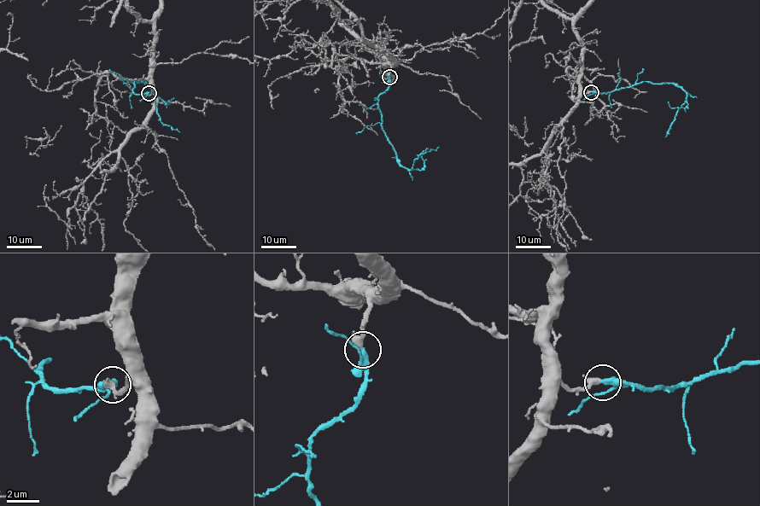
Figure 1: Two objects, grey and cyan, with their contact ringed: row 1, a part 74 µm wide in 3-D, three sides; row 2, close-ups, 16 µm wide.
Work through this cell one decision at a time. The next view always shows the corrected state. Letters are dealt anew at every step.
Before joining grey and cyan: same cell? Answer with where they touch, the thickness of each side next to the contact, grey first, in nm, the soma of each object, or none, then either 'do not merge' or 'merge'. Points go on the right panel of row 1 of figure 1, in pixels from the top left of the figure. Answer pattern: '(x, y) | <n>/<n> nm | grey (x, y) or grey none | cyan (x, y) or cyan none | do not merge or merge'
(591, 92) | 320/280 nm | grey none | cyan none | merge

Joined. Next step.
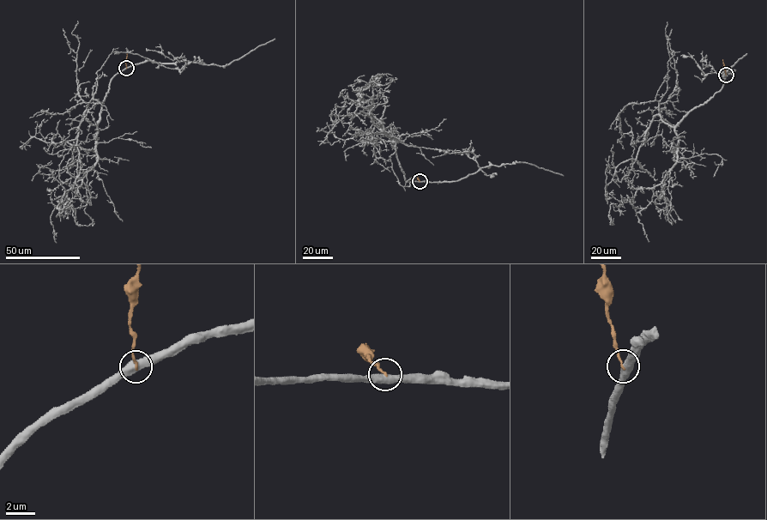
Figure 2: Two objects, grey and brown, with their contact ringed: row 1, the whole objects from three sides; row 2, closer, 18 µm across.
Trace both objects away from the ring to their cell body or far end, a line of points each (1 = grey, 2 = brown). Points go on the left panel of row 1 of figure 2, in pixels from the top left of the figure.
1: (126, 68), (111, 79), (102, 102), (95, 164), (57, 207), (72, 205), (78, 224), (87, 226), (90, 218)
2: (126, 68), (127, 53)

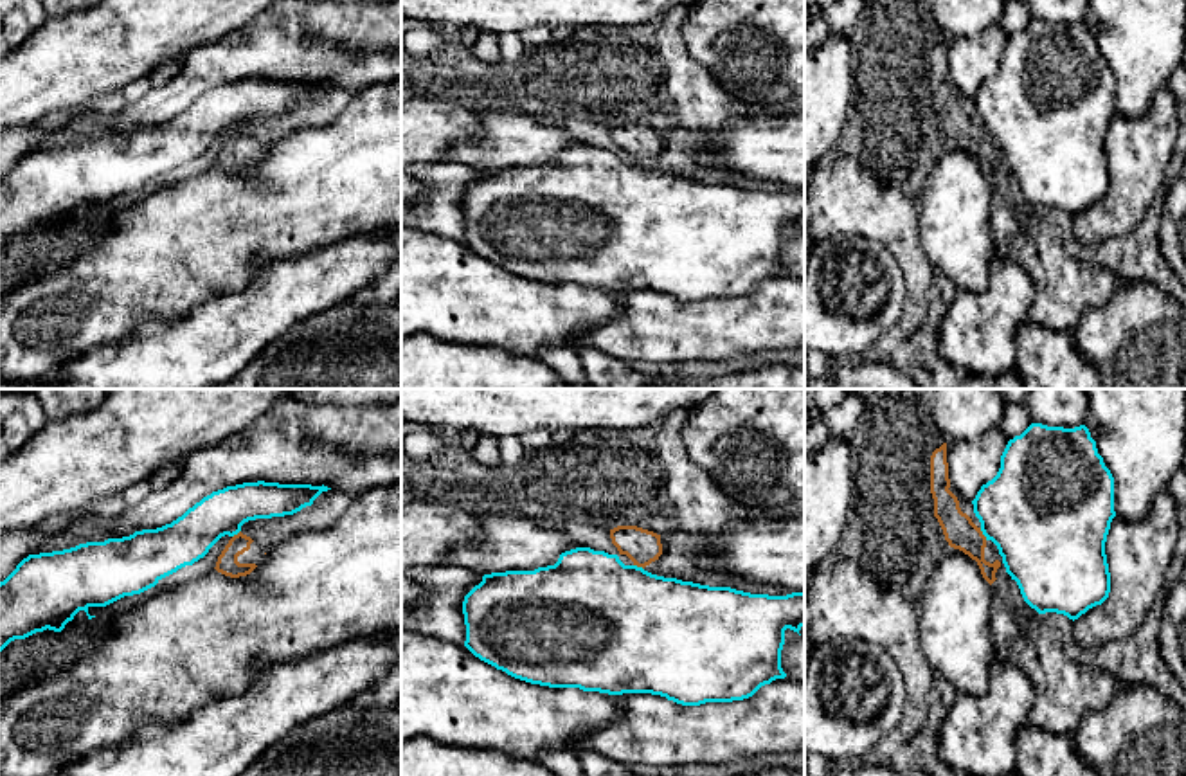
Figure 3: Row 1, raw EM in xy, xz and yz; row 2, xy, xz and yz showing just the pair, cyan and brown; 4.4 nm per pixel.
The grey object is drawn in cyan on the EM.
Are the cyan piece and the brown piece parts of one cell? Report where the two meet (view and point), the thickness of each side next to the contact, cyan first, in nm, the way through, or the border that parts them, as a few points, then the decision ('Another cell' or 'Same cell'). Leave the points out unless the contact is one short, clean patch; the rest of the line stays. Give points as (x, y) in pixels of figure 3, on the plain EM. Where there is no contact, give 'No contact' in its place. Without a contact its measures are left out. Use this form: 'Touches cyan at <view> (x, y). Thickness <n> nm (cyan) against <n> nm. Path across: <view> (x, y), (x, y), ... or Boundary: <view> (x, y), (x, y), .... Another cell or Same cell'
Touches cyan at yz (983, 130). Thickness 460 nm (cyan) against 150 nm. Boundary: yz (979, 125), (987, 135). Another cell

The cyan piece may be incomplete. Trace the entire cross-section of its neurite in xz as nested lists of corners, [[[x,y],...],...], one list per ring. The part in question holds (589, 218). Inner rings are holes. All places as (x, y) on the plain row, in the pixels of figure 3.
[[[576,144],[562,149],[554,162],[484,171],[464,193],[463,211],[464,243],[515,275],[608,292],[651,290],[682,302],[700,302],[743,297],[761,283],[786,274],[781,265],[785,227],[799,230],[804,223],[804,189],[768,193],[709,184],[624,162],[617,151]]]

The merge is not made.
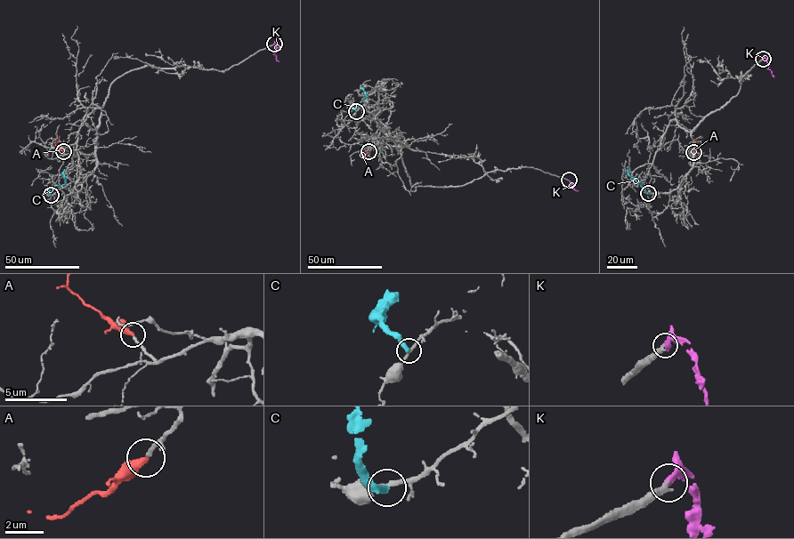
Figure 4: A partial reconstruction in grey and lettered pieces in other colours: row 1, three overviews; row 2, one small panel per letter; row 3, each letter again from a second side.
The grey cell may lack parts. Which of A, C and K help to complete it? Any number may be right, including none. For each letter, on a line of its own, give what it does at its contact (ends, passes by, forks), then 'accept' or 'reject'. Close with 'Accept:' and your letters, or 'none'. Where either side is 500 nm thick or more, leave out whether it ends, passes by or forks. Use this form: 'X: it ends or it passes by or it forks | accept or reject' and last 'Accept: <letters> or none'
A: it ends | accept
C: it ends | reject
K: it ends | reject
Accept: A

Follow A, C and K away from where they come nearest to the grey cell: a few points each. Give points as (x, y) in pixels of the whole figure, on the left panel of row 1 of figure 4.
A: (63, 151), (55, 145), (60, 135)
C: (51, 195), (49, 190), (64, 183), (64, 169)
K: (274, 44), (274, 54), (279, 61)

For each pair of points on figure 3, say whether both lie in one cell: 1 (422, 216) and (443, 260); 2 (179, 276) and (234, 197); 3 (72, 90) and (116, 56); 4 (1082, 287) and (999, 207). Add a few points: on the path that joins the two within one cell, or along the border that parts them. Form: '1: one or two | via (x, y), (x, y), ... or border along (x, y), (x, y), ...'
1: two | border along (420, 231), (463, 243)
2: one | via (184, 256), (224, 216)
3: one | via (83, 80), (105, 58)
4: one | via (1060, 272), (1017, 229)

